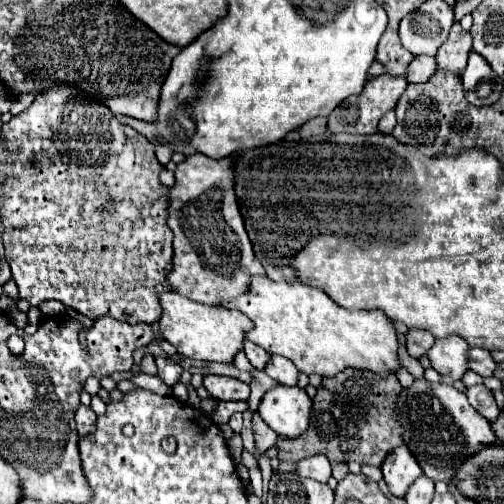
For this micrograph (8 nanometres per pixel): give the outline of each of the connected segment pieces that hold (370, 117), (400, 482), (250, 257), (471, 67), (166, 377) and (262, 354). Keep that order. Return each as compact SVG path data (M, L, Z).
M379 75L379 77L369 79L359 95L347 97L337 109L331 111L331 115L327 117L327 129L331 133L351 133L351 135L371 135L371 133L377 133L379 119L387 111L395 109L397 99L403 95L405 87L407 87L407 79L405 77Z
M405 445L395 447L395 451L387 455L387 459L381 465L381 471L383 471L383 479L389 491L395 497L405 497L411 483L423 475L419 463L415 461L415 457Z
M201 153L187 157L183 163L175 169L175 187L171 187L171 207L169 207L169 227L175 233L173 239L173 251L175 251L175 267L169 275L169 283L173 291L181 293L183 297L189 297L193 301L205 303L205 305L221 305L225 301L231 301L243 293L247 293L247 287L251 283L251 277L265 275L263 265L253 253L251 241L245 231L245 223L237 205L235 195L235 173L231 167L235 165L233 155L225 159L209 159Z
M475 51L469 55L467 67L461 73L461 83L465 99L475 107L493 105L503 91L503 79L499 79L489 63Z
M157 357L155 363L157 363L157 369L159 369L159 379L165 381L169 387L175 385L181 379L183 369L173 359L169 359L169 357Z
M245 341L245 355L255 369L265 369L267 361L271 359L271 355L267 351L263 351L261 347L255 347L255 343L251 343L251 341Z

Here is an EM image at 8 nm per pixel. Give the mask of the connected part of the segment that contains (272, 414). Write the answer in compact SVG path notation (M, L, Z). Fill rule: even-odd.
M277 385L263 395L259 415L279 437L293 439L309 427L311 399L299 387Z

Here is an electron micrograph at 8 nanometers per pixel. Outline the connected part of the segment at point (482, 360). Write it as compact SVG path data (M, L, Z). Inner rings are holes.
M471 347L469 349L469 367L471 367L471 371L475 371L475 373L479 373L483 377L491 377L497 363L493 361L493 357L491 357L491 353L487 349Z

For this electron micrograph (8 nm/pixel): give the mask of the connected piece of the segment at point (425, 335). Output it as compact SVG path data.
M411 329L407 333L407 351L413 359L419 359L423 357L429 349L431 349L431 343L435 343L435 337L429 333L429 331L423 331L423 329Z

